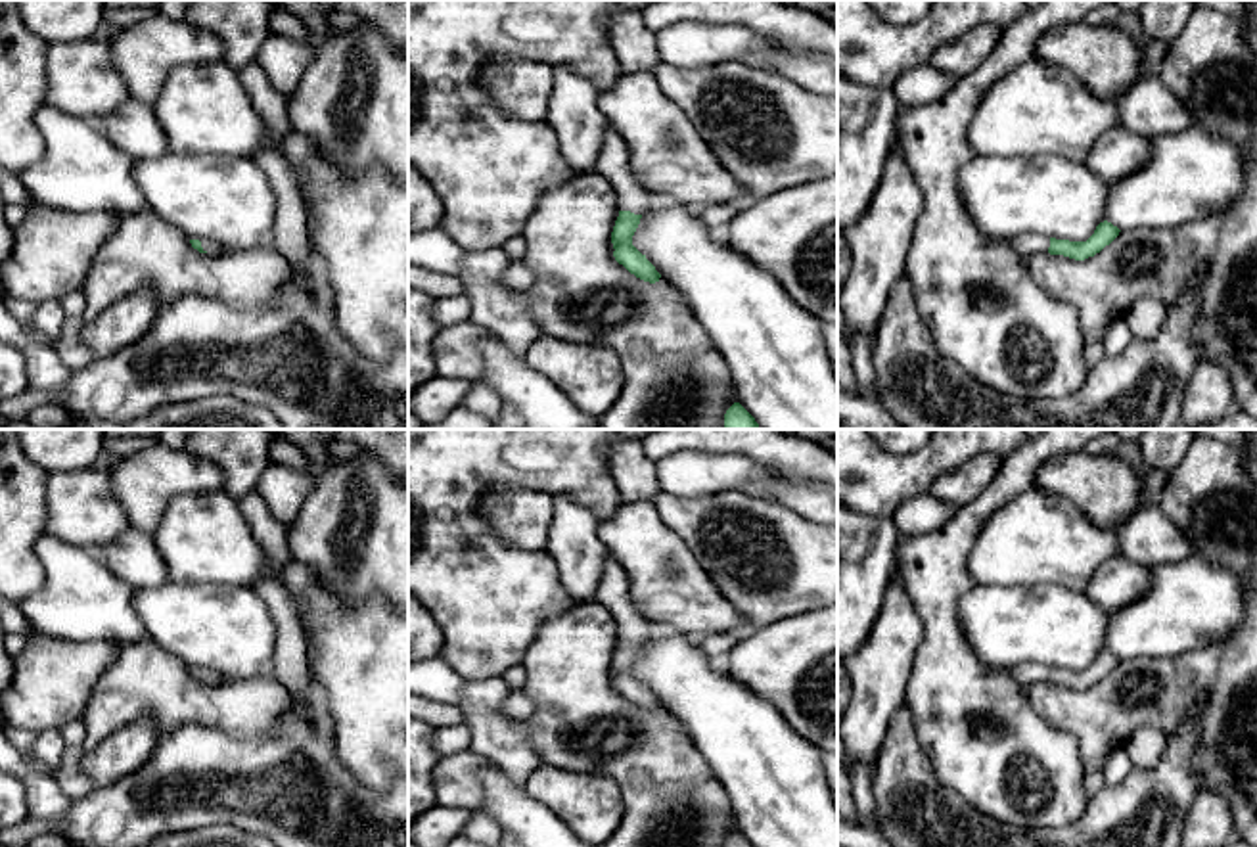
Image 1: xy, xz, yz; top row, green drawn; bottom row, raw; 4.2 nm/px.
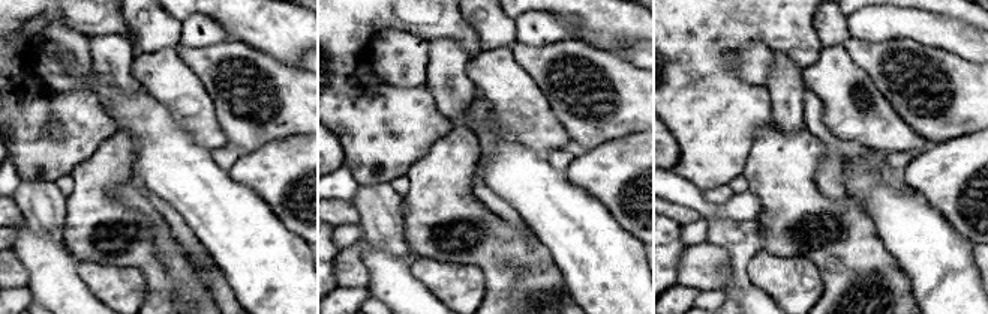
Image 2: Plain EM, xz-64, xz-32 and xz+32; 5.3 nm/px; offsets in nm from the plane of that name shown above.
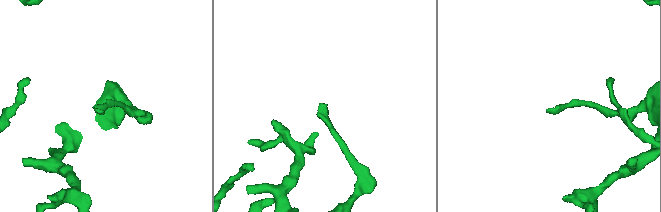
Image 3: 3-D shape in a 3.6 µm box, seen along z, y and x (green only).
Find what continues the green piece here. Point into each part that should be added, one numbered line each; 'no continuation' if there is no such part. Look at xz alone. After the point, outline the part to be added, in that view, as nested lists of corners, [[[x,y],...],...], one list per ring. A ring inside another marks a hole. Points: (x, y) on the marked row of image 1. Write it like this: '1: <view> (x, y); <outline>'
1: xz (612, 163); [[[607,130],[596,161],[596,172],[602,174],[615,190],[621,211],[642,215],[646,209],[671,207],[676,201],[663,192],[646,190],[632,174],[628,165],[627,142]]]

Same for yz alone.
1: yz (1028, 244); [[[1027,232],[1027,234],[1004,238],[1004,240],[1023,261],[1027,261],[1035,253],[1048,253],[1048,247],[1050,247],[1050,238],[1042,234]]]

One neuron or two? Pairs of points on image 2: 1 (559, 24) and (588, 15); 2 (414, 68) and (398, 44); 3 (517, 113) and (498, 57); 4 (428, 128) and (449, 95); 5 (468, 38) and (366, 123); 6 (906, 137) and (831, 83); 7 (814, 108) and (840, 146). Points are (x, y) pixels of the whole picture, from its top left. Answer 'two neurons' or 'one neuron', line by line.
1: two neurons
2: one neuron
3: one neuron
4: two neurons
5: one neuron
6: one neuron
7: one neuron

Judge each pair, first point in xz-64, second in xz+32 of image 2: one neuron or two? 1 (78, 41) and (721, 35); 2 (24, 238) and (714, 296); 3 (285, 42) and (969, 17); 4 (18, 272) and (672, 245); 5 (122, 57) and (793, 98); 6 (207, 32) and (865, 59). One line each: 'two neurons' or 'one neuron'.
1: two neurons
2: two neurons
3: one neuron
4: two neurons
5: one neuron
6: two neurons

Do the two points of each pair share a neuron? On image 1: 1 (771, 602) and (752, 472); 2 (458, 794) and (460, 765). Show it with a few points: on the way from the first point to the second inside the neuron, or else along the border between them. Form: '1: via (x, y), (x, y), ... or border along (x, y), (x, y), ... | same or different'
1: border along (709, 495), (750, 493), (798, 512) | different
2: via (458, 786), (458, 773) | same

